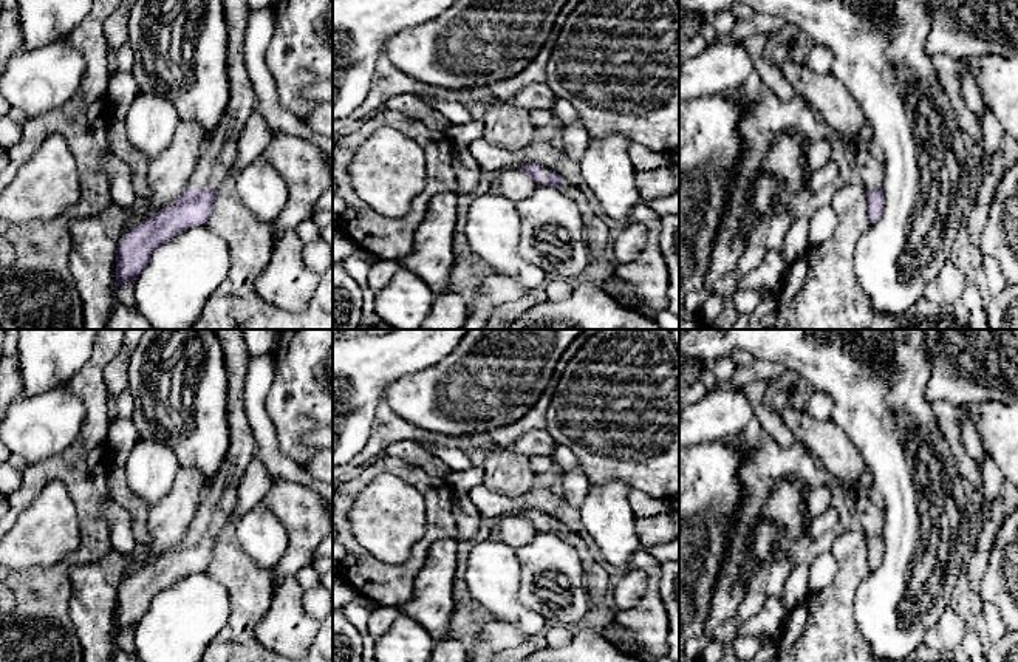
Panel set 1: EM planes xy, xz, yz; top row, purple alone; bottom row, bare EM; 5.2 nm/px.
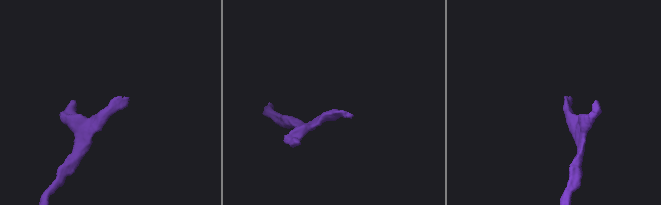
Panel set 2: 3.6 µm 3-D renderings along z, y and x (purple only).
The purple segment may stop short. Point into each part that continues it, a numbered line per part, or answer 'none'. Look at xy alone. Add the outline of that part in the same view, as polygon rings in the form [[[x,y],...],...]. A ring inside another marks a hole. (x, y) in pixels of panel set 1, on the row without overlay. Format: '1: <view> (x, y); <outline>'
1: xy (215, 511); [[[214,329],[224,354],[227,371],[227,425],[231,445],[215,478],[210,481],[198,504],[189,535],[218,535],[234,524],[238,484],[254,459],[257,442],[251,430],[244,384],[251,354],[243,329]]]

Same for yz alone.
1: yz (865, 505); [[[849,487],[846,498],[852,514],[859,517],[865,535],[882,534],[883,510],[877,496],[865,489]]]

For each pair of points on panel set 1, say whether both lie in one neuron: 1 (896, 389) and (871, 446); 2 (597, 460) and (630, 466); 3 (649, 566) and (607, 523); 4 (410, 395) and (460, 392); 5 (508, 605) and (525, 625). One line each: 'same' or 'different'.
1: same
2: same
3: different
4: same
5: same

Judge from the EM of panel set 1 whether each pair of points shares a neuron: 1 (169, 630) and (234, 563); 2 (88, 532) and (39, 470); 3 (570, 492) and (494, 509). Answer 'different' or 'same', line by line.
1: different
2: same
3: different

